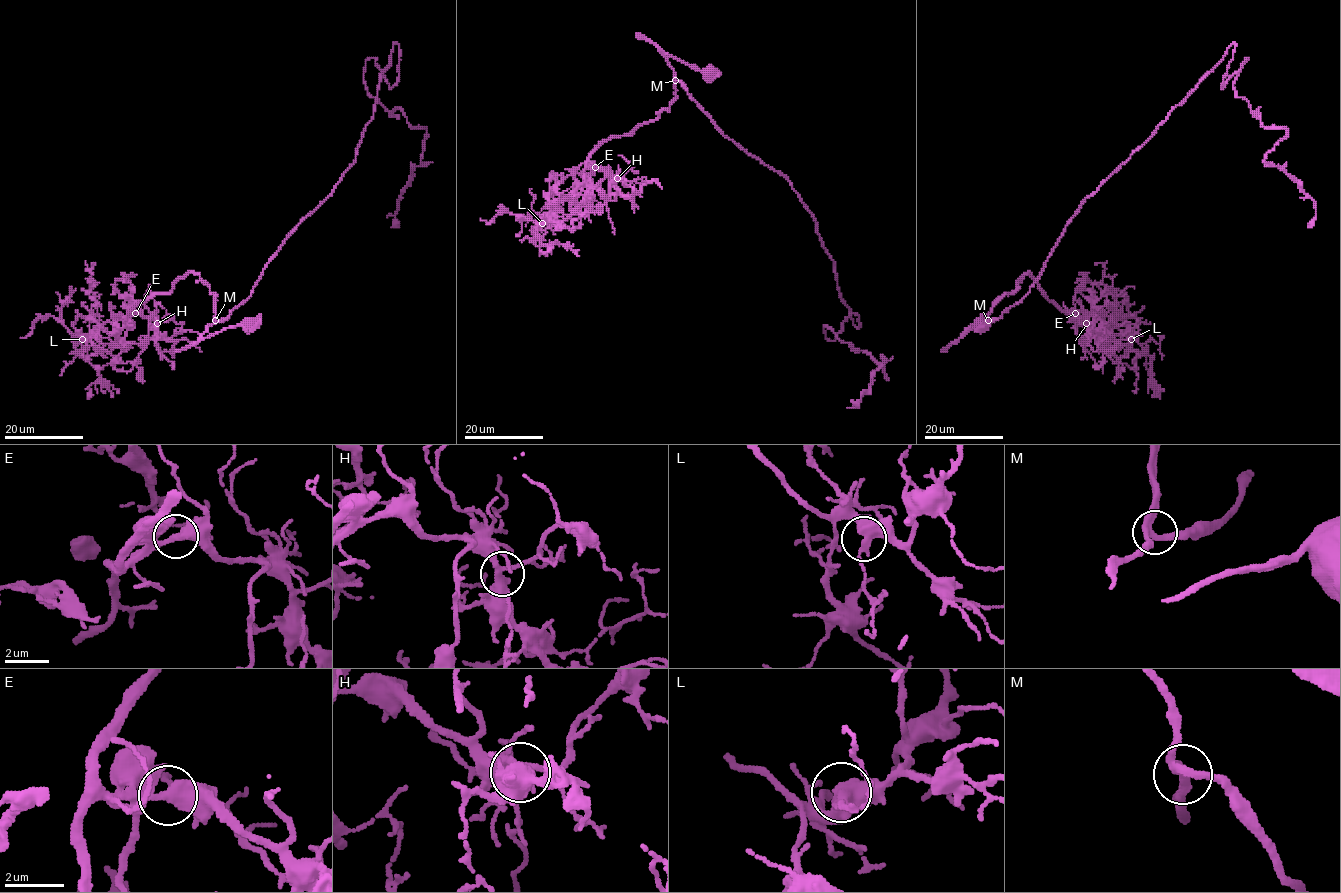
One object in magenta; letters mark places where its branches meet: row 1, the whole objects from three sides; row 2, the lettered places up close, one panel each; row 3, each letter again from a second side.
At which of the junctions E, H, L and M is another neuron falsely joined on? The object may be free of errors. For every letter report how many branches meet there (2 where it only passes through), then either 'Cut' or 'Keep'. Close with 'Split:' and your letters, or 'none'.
E: Branches: 2. Keep
H: Branches: 3. Keep
L: Branches: 3. Keep
M: Branches: 3. Keep
Split: none

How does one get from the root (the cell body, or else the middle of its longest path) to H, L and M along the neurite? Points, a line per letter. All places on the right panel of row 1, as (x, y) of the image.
H: (982, 323), (959, 339), (1028, 273), (1049, 300), (1086, 323)
L: (982, 323), (959, 339), (1029, 273), (1073, 318), (1083, 317), (1100, 333), (1117, 327), (1131, 339)
M: (982, 323), (959, 339), (967, 328), (988, 320)

